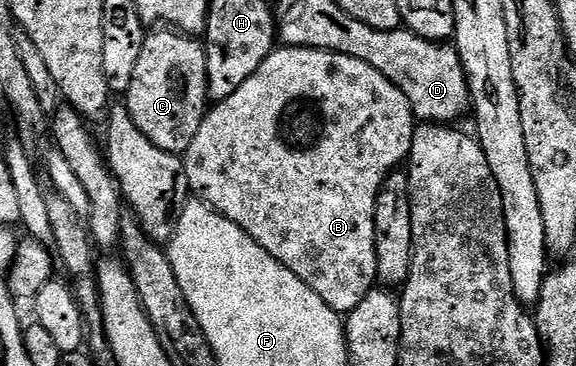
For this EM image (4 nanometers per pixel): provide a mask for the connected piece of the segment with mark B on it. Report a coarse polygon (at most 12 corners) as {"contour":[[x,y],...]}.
{"contour":[[277,47],[206,112],[189,192],[348,315],[413,104]]}

